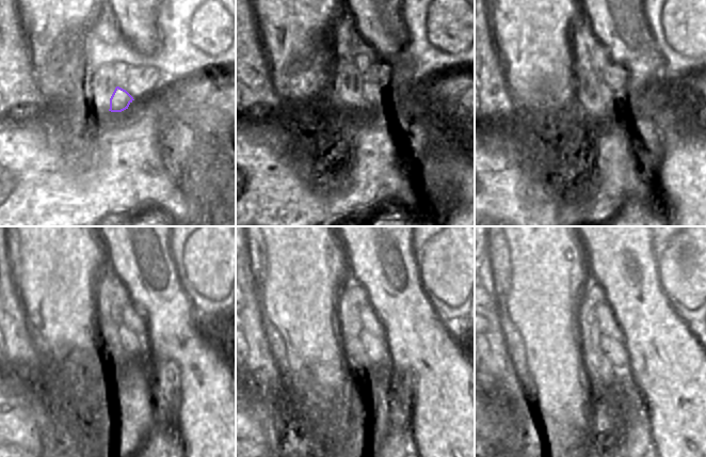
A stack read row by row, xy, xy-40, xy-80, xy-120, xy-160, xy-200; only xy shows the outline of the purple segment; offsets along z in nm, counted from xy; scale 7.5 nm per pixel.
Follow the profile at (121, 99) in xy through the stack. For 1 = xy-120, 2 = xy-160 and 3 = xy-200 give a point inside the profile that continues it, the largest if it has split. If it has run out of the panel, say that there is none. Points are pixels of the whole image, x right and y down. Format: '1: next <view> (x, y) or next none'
1: next xy-120 (133, 344)
2: next xy-160 (375, 349)
3: next xy-200 (614, 349)

